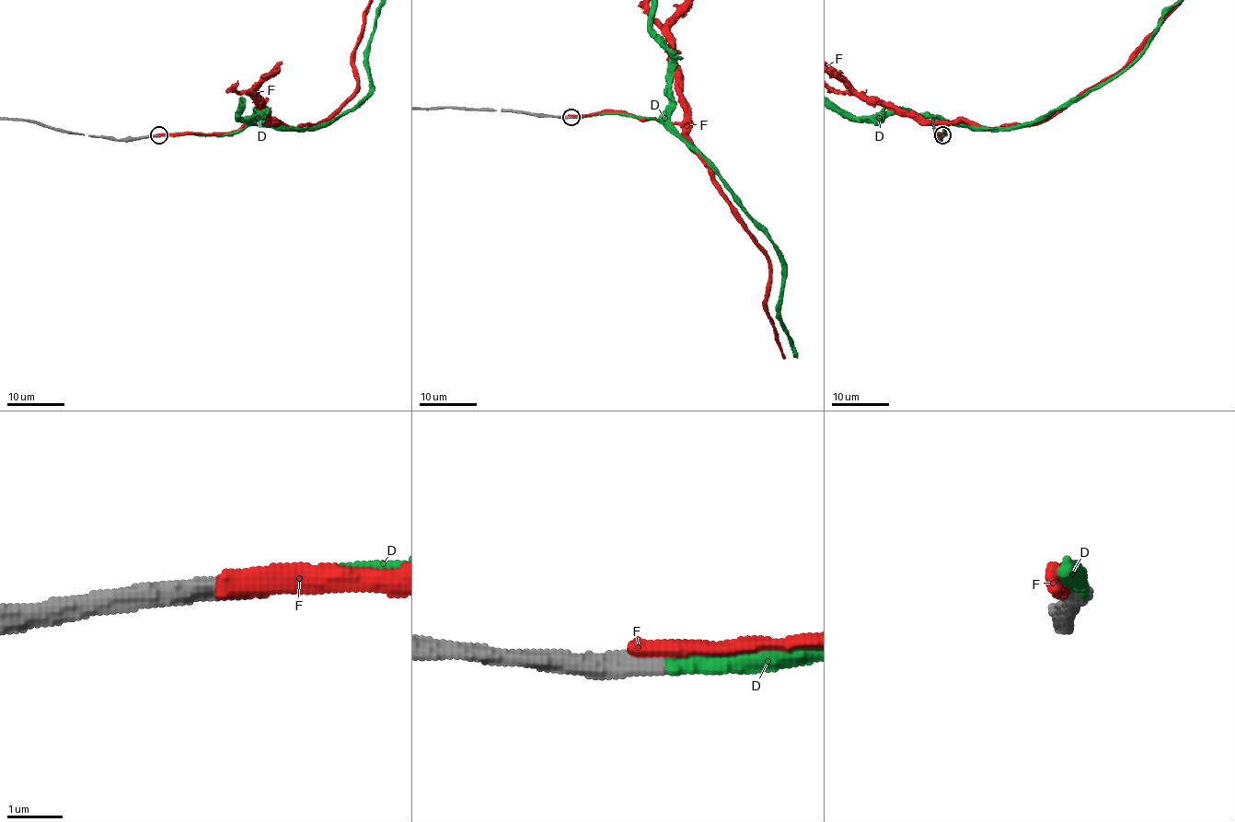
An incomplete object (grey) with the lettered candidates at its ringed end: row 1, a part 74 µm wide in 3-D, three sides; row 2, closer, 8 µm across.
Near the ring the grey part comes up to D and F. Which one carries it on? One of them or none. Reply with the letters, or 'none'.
D

